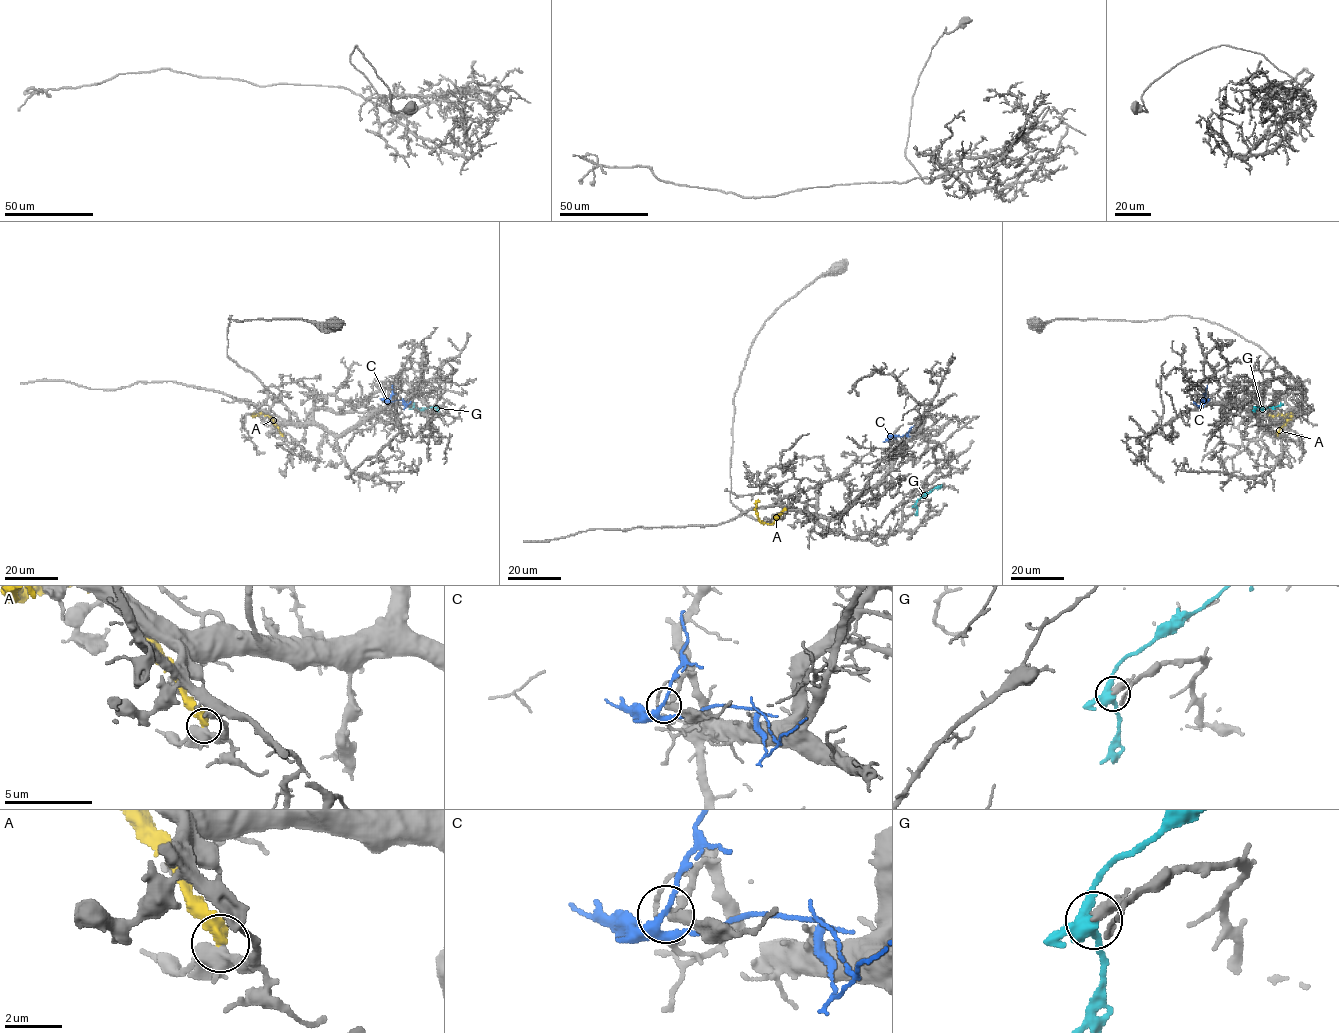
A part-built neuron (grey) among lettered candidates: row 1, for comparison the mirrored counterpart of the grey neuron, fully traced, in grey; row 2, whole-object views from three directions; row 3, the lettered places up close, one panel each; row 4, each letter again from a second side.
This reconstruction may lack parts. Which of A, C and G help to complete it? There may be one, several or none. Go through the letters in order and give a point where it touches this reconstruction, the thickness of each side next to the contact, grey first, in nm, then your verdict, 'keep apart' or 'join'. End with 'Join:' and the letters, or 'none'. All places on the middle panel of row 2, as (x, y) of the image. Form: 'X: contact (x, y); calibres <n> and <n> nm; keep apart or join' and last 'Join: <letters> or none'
A: contact (785, 509); calibres 480 and 420 nm; keep apart
C: contact (892, 434); calibres 280 and 220 nm; keep apart
G: contact (916, 505); calibres 380 and 360 nm; keep apart
Join: none

